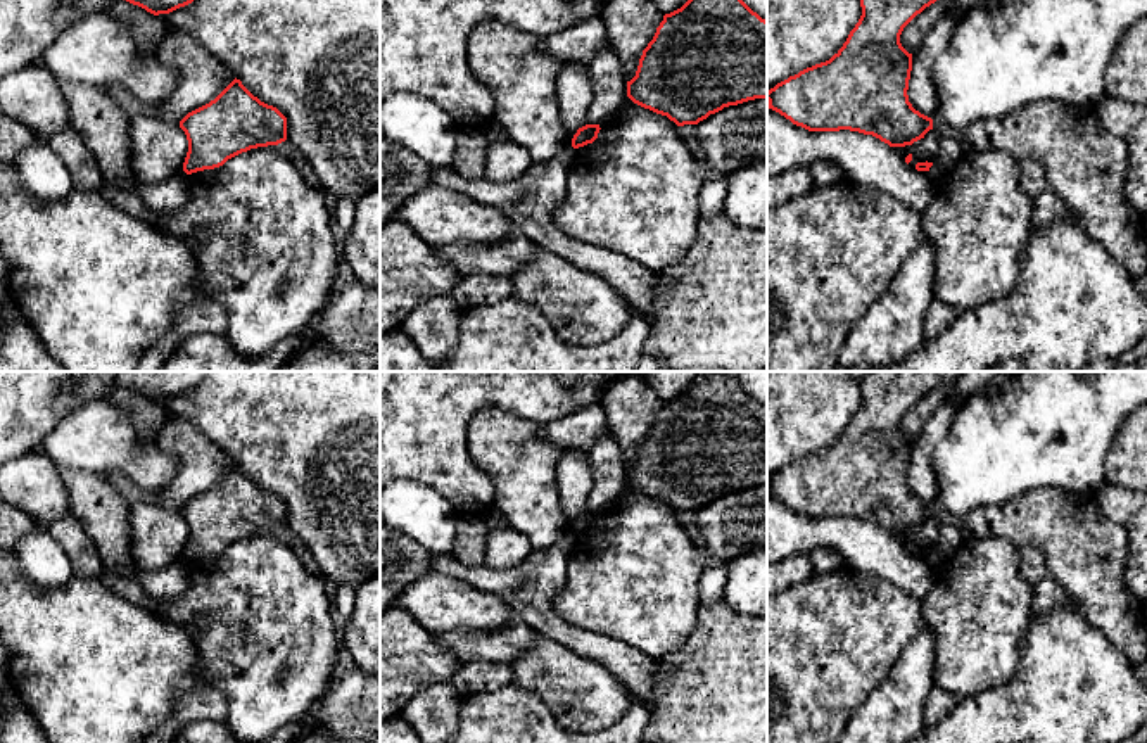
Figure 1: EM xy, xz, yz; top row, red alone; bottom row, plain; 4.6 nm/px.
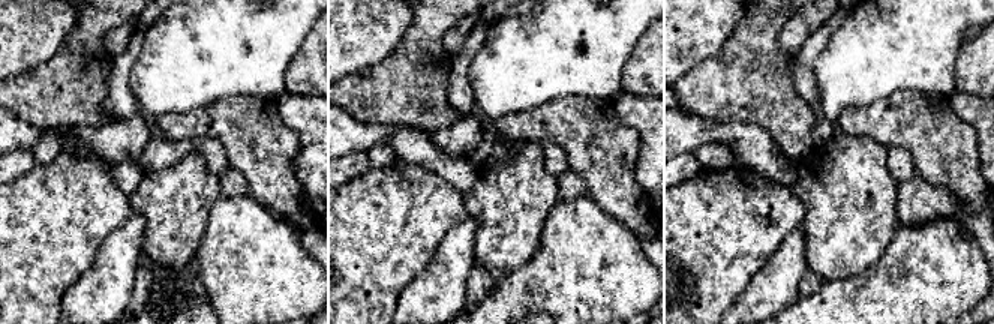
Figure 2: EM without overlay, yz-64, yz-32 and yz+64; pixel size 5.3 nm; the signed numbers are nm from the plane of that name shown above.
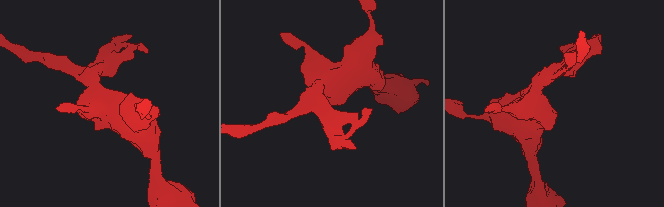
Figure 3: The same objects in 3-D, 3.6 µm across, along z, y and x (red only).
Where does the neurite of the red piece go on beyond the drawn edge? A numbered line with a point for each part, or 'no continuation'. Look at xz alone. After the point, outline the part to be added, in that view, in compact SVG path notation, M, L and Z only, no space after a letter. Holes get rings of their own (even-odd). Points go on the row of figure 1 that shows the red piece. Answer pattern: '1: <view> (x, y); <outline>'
no continuation

